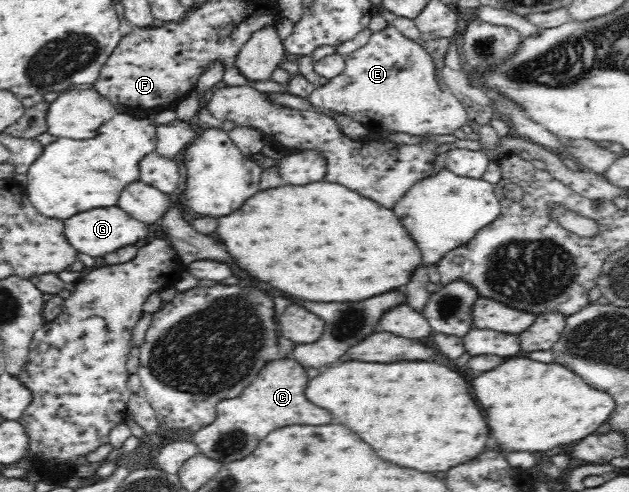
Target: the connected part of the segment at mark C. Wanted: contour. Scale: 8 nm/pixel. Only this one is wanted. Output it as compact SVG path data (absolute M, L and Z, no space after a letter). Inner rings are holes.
M273 360L261 370L261 374L257 374L257 380L243 392L241 398L217 404L217 420L195 432L190 440L197 445L201 455L227 464L251 454L255 446L275 428L291 424L329 424L331 414L305 398L307 382L307 372L297 360Z

